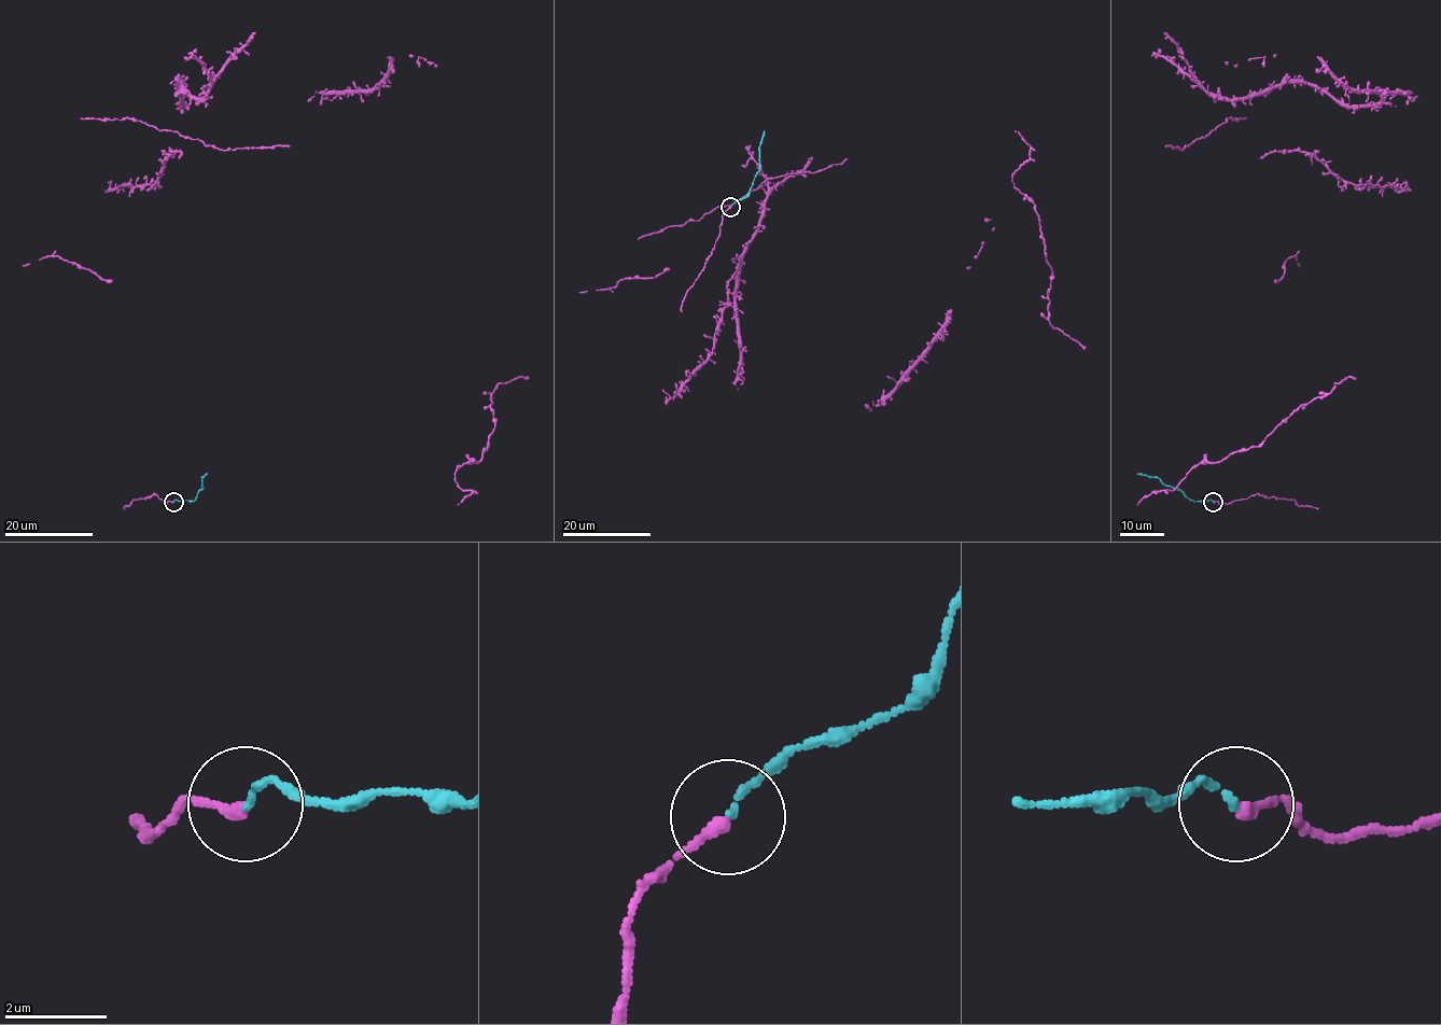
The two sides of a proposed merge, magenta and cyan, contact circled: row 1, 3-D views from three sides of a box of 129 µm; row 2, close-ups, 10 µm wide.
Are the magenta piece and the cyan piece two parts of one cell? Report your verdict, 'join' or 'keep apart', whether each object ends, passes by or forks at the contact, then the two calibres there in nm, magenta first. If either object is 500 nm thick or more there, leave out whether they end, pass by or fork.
join; magenta ends there; cyan ends there; 240 nm thick on the magenta side, 130 nm on the other

